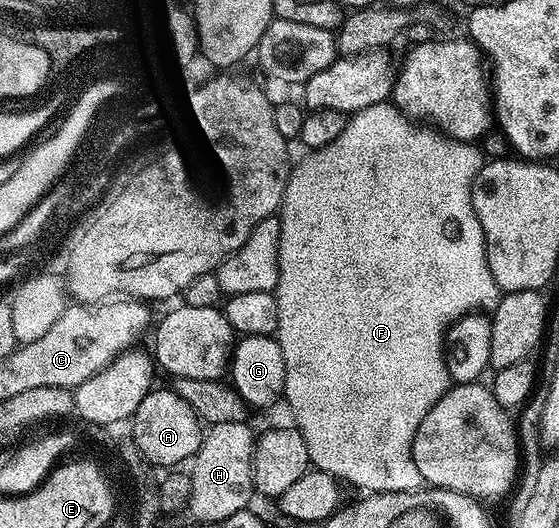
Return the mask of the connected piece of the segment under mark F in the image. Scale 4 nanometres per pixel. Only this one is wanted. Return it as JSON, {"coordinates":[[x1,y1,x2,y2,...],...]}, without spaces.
{"coordinates":[[387,101,368,105,368,109,355,111,349,116,344,133,335,143,330,143,326,147,319,147,313,152,311,159,306,159,302,164,295,166,290,174,290,181,286,186,286,196,282,199,280,208,280,218,282,220,281,247,278,250,278,284,274,286,273,293,276,297,276,305,280,309,280,325,276,332,276,338,280,345,280,353,284,353,284,403,290,406,290,415,293,426,297,427,299,433,304,437,304,445,308,445,308,457,311,464,317,470,333,475,335,479,343,484,351,483,354,487,360,487,364,493,416,493,423,490,424,484,420,477,420,469,416,469,416,461,412,457,412,445,416,437,416,429,420,429,420,421,428,417,428,409,444,397,444,393,450,390,452,380,449,371,446,368,446,352,444,350,444,332,451,324,458,319,481,309,483,312,493,312,494,306,498,304,500,298,500,288,492,277,492,269,488,269,488,257,486,256,486,242,484,241,484,229,480,229,480,221,472,209,472,197,470,196,470,187,474,183,476,173,484,162,484,156,481,150,474,143,462,143,458,139,450,139,433,129,427,129,417,122,411,121,401,114,393,102]]}

